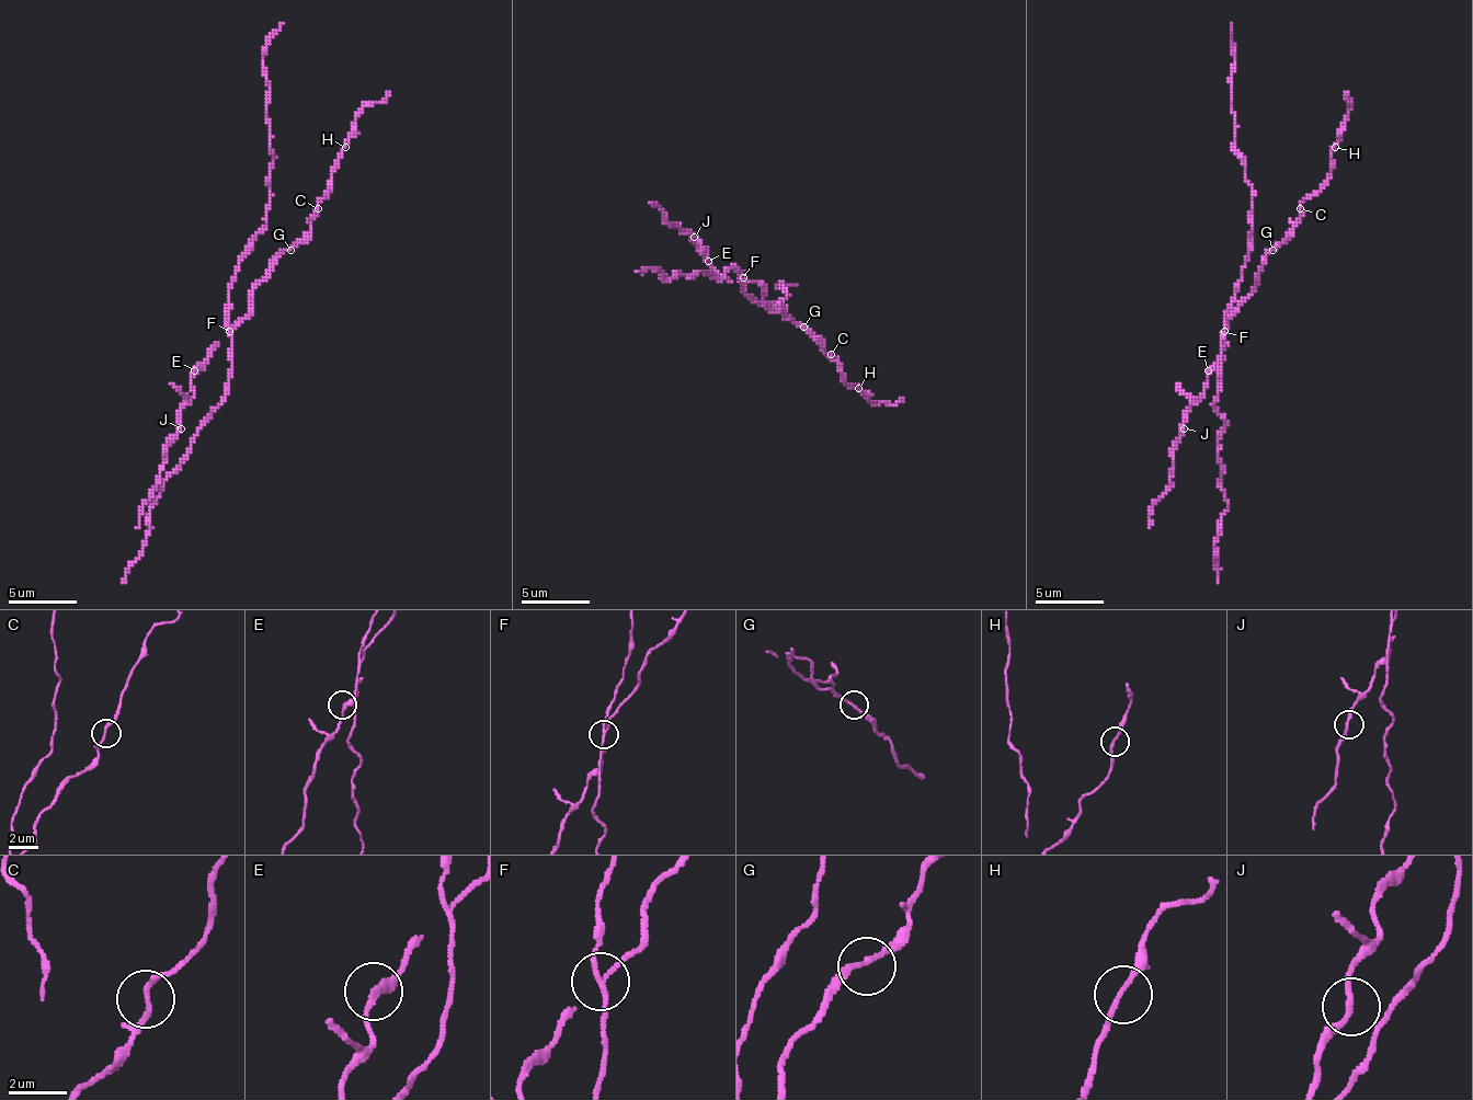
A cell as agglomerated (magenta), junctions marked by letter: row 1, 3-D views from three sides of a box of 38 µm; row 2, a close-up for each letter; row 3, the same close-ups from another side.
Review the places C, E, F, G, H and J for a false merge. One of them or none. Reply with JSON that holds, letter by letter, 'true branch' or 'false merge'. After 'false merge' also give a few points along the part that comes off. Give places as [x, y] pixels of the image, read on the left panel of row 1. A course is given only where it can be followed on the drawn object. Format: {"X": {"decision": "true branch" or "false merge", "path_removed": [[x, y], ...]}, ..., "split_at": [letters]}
{"C": {"decision": "true branch"}, "E": {"decision": "true branch"}, "F": {"decision": "false merge", "path_removed": [[228, 332], [228, 284], [242, 253], [266, 222], [270, 82], [263, 47], [284, 23]]}, "G": {"decision": "true branch"}, "H": {"decision": "true branch"}, "J": {"decision": "true branch"}, "split_at": ["F"]}

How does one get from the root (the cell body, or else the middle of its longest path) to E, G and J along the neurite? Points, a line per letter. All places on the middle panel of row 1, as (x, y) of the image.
E: (745, 282), (742, 278), (732, 282), (708, 261)
G: (745, 282), (755, 282), (763, 288), (766, 306), (803, 327)
J: (745, 282), (742, 278), (732, 282), (705, 261), (708, 258), (694, 243), (694, 237)

